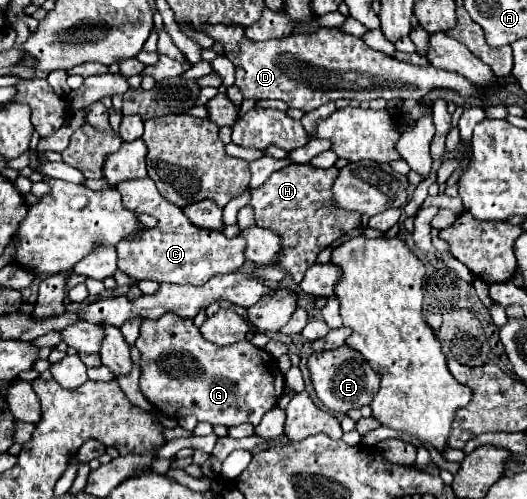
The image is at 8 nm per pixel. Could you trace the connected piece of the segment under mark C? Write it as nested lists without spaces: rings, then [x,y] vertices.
[[[136,179],[124,181],[116,187],[122,195],[122,203],[130,211],[142,211],[158,219],[154,227],[140,231],[134,239],[122,239],[118,243],[118,269],[124,271],[128,277],[142,281],[150,279],[156,283],[192,283],[200,285],[206,283],[212,275],[230,273],[244,265],[244,237],[236,235],[228,239],[222,231],[208,231],[200,229],[184,217],[182,209],[168,203],[152,183],[152,179]]]

